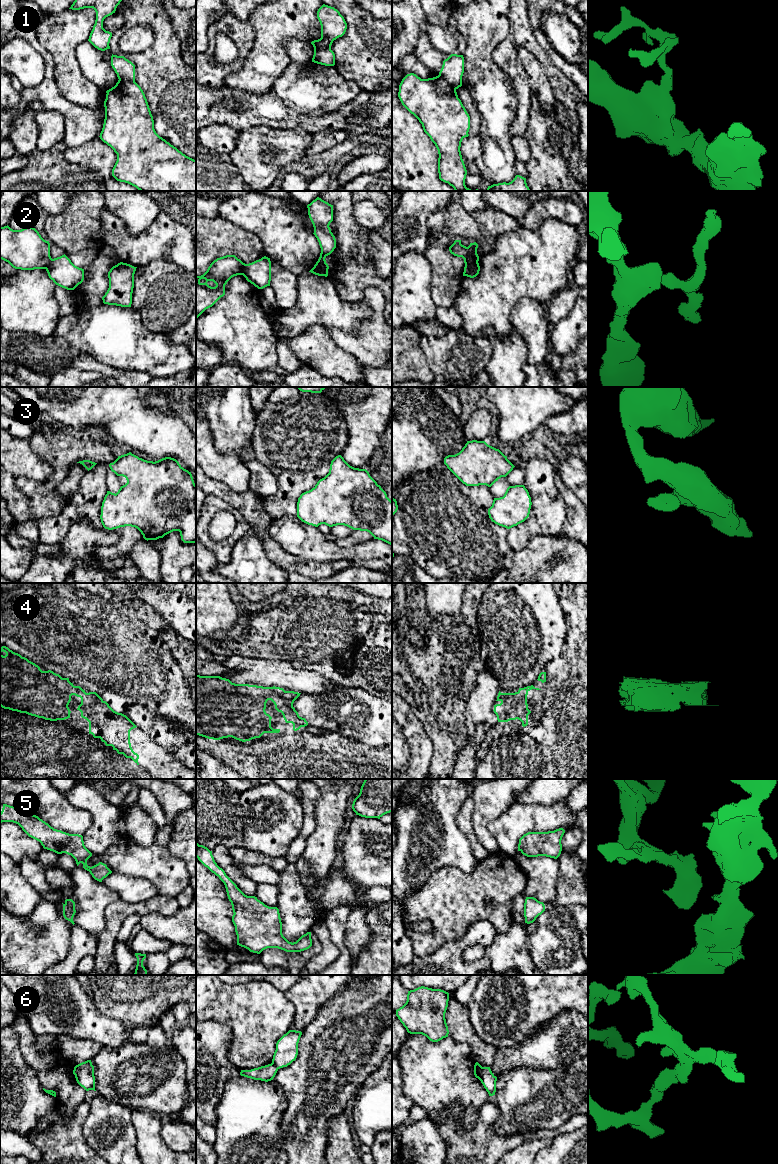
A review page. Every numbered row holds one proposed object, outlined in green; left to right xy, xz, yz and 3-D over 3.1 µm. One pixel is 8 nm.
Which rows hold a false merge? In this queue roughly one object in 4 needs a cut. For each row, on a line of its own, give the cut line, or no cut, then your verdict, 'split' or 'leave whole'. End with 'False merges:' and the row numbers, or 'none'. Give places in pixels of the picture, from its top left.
1: yz (438, 75), (442, 76), (455, 89) | split
2: yz (477, 260), (465, 265) | split
3: no cut | leave whole
4: no cut | leave whole
5: no cut | leave whole
6: yz (482, 1067), (482, 1077), (480, 1080) | split
False merges: 1, 2, 6

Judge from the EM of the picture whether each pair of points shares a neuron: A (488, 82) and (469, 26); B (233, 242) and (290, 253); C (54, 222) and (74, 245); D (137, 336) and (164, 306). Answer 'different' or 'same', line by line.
A: same
B: different
C: same
D: different

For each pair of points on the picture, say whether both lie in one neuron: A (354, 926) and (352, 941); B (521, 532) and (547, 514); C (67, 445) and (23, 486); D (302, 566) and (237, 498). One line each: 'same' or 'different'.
A: same
B: same
C: same
D: same

